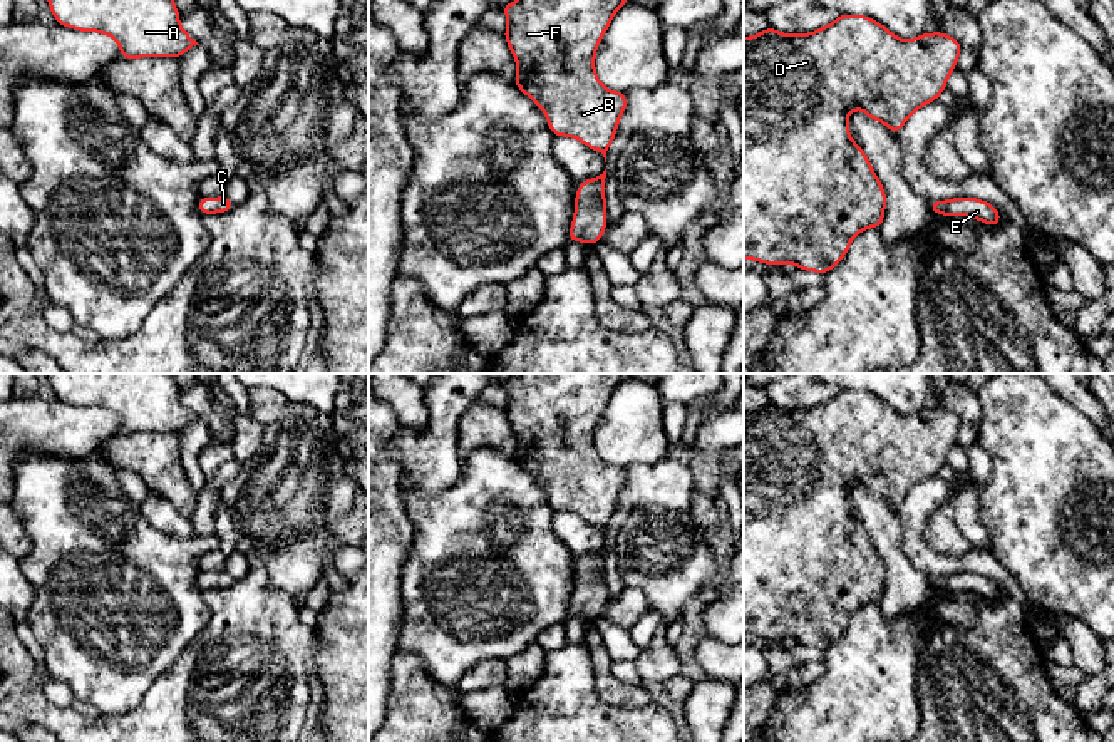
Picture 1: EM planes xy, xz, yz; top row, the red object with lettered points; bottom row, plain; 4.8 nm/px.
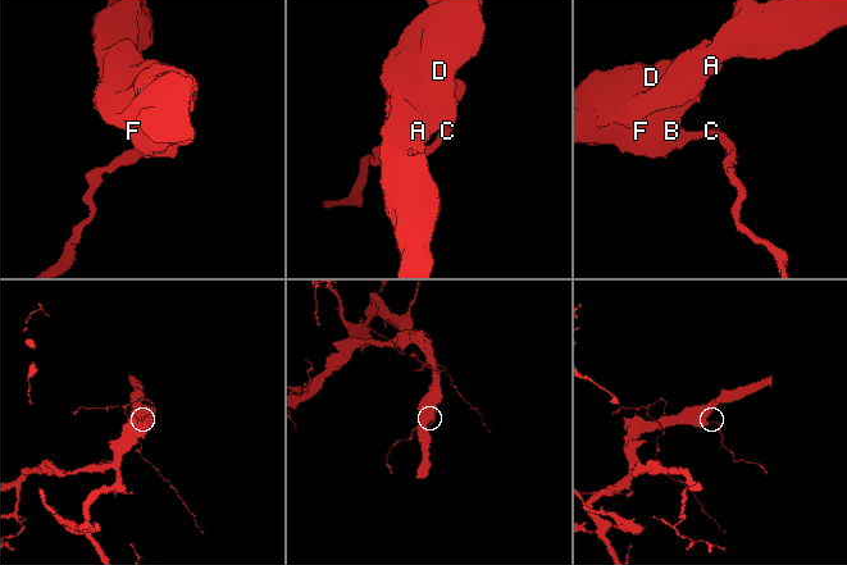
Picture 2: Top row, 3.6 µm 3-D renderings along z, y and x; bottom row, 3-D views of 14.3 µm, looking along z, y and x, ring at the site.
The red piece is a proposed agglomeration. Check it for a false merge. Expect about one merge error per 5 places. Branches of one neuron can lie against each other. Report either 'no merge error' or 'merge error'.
no merge error

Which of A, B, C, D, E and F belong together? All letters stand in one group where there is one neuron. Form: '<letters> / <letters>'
A B C D E F

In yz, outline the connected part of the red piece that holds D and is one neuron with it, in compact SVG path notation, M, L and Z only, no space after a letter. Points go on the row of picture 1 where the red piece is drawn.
M841 13L812 33L781 33L767 27L744 39L744 258L767 265L794 263L826 275L849 250L851 240L884 219L886 193L863 149L848 132L848 116L861 109L898 134L906 119L946 89L962 44L941 32L901 40L864 15Z

